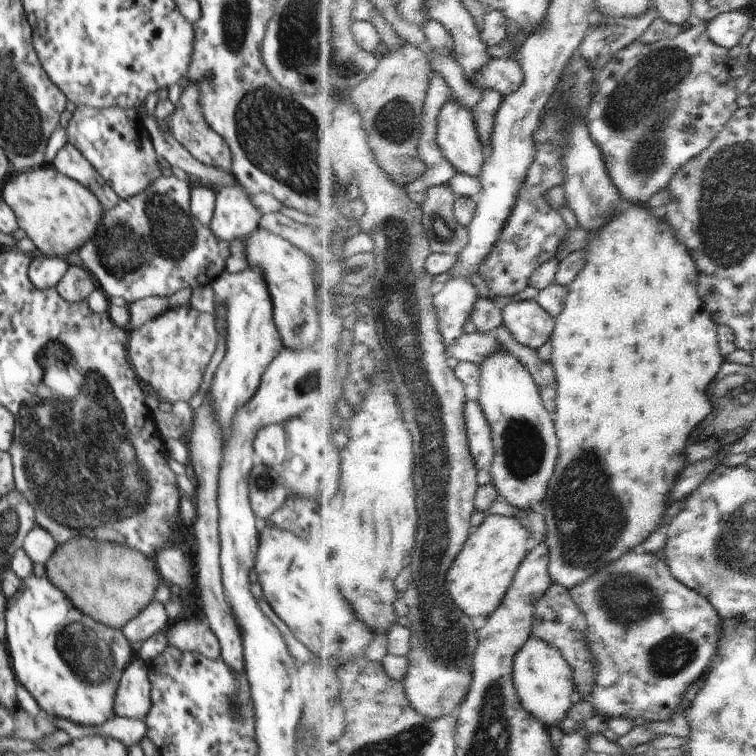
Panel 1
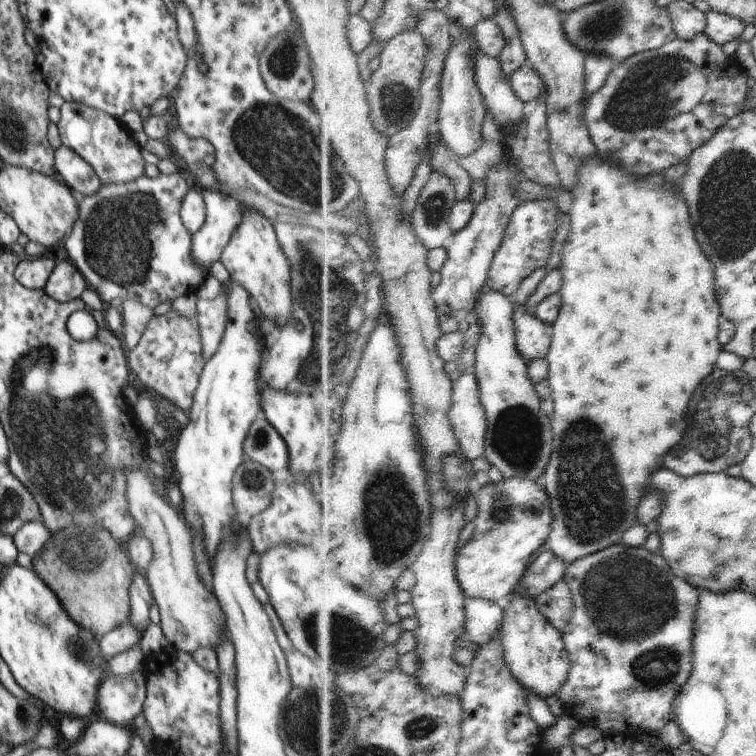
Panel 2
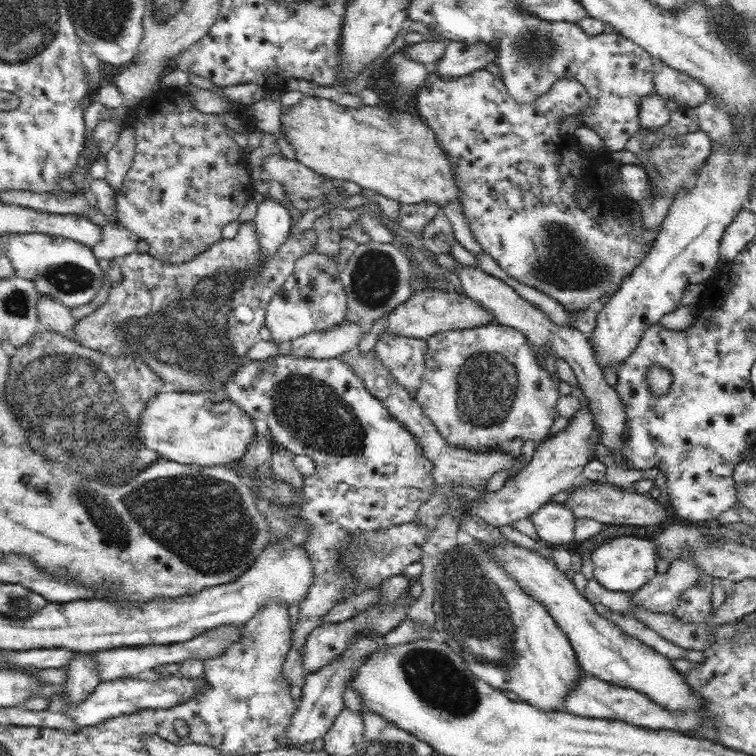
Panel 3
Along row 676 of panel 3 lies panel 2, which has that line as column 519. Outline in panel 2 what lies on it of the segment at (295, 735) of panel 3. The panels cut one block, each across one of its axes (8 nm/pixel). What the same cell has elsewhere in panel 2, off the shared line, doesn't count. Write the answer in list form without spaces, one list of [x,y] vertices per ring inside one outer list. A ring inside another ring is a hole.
[[[525,306],[516,308],[515,323],[520,352],[530,362],[546,358],[554,343],[554,325],[542,320],[535,311]]]

